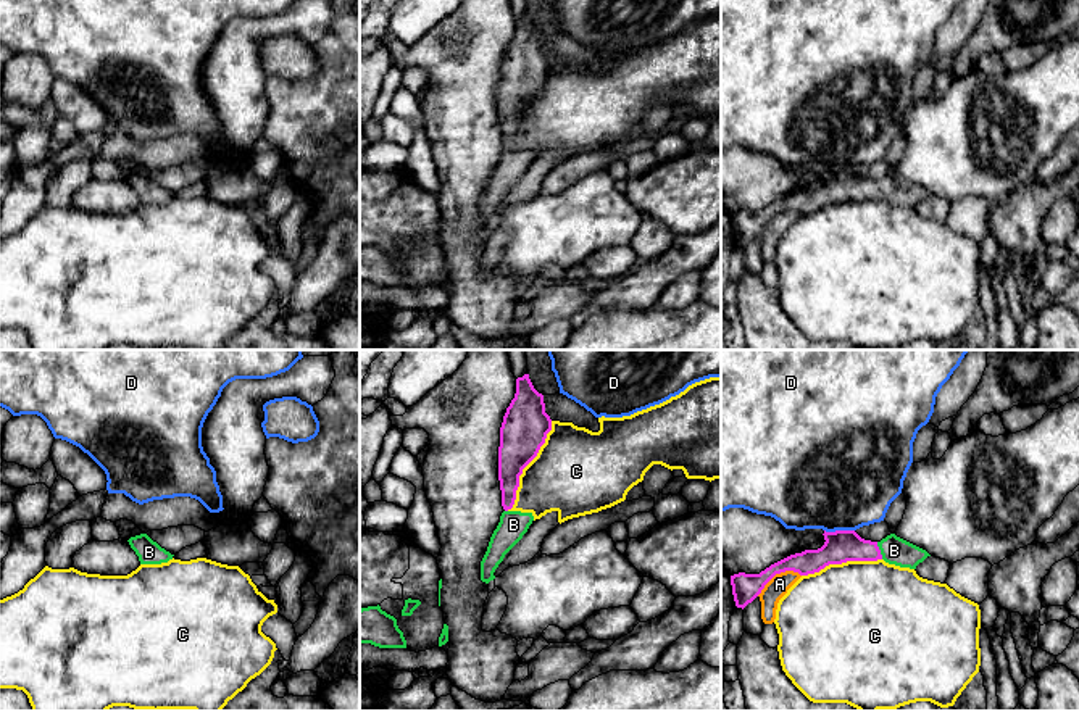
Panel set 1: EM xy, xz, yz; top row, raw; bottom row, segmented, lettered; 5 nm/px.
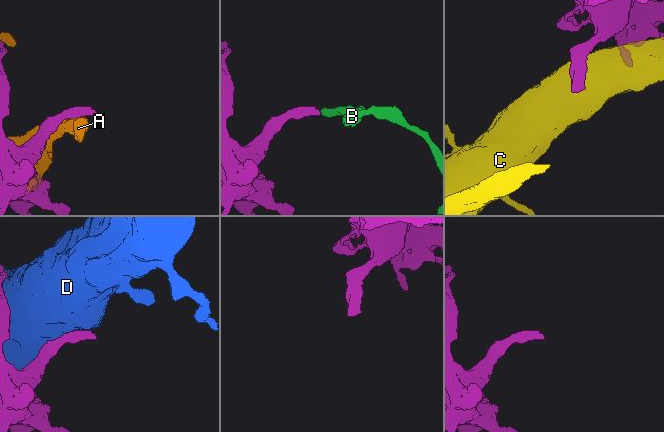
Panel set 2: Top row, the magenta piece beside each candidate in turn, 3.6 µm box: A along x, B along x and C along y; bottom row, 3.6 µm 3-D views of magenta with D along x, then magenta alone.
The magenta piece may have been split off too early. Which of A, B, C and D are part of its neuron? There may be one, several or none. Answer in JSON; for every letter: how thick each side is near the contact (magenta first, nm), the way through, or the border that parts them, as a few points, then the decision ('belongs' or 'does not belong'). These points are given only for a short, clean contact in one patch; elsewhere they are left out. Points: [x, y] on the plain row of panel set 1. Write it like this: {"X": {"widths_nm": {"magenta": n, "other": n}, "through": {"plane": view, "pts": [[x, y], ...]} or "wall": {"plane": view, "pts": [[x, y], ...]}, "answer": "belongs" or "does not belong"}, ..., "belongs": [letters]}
{"A": {"widths_nm": {"magenta": 140, "other": 100}, "answer": "does not belong"}, "B": {"widths_nm": {"magenta": 160, "other": 140}, "through": {"plane": "yz", "pts": [[842, 184], [860, 189], [879, 189], [894, 189]]}, "answer": "belongs"}, "C": {"widths_nm": {"magenta": 240, "other": 420}, "answer": "does not belong"}, "D": {"widths_nm": {"magenta": 160, "other": 500}, "answer": "does not belong"}, "belongs": ["B"]}

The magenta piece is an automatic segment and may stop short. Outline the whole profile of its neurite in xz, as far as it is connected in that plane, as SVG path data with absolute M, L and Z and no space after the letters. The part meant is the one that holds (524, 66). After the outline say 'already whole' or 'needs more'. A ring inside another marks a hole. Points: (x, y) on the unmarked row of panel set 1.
M529 13L516 18L516 32L500 66L498 119L502 145L511 148L523 108L537 95L552 69L552 58L545 52L544 34L539 32Z | already whole

